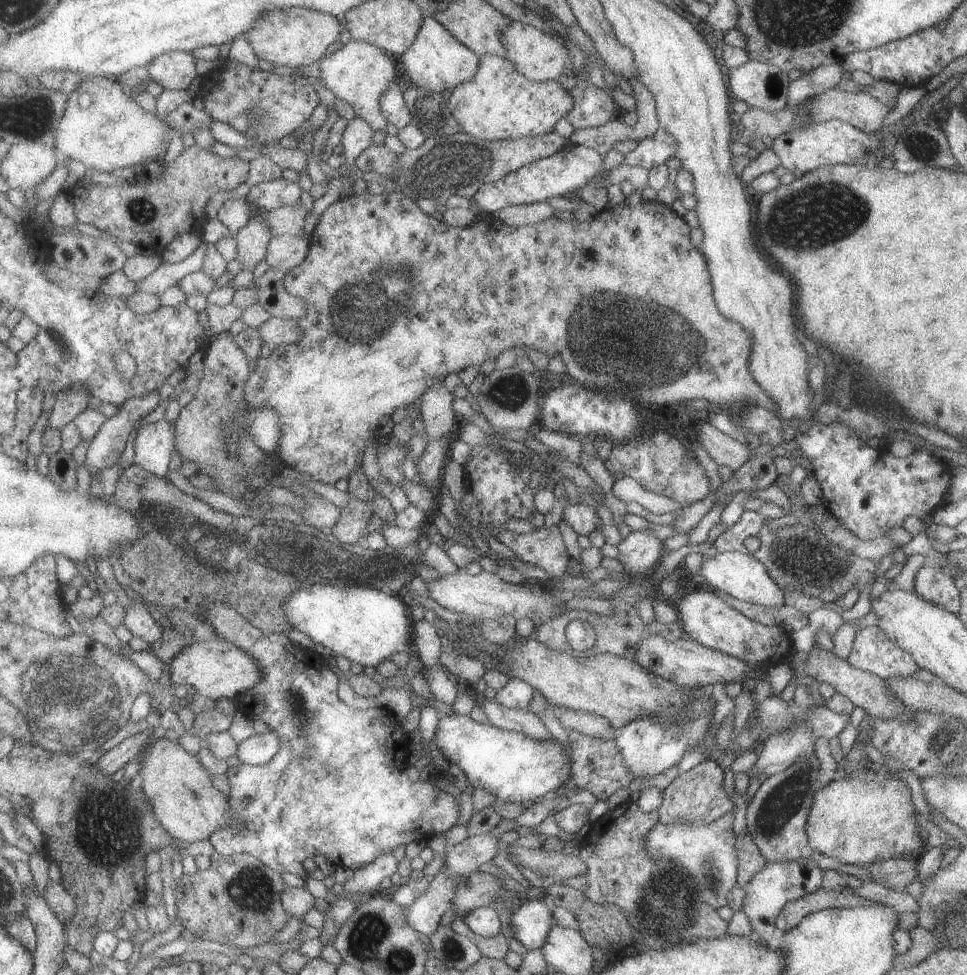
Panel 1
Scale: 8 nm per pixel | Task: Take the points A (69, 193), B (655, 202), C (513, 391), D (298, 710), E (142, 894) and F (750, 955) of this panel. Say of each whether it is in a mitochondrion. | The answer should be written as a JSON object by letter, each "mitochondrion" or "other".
{"A":"other","B":"other","C":"mitochondrion","D":"mitochondrion","E":"other","F":"other"}

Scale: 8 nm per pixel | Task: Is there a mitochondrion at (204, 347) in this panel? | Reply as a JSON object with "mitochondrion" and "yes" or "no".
{"mitochondrion":"no"}

